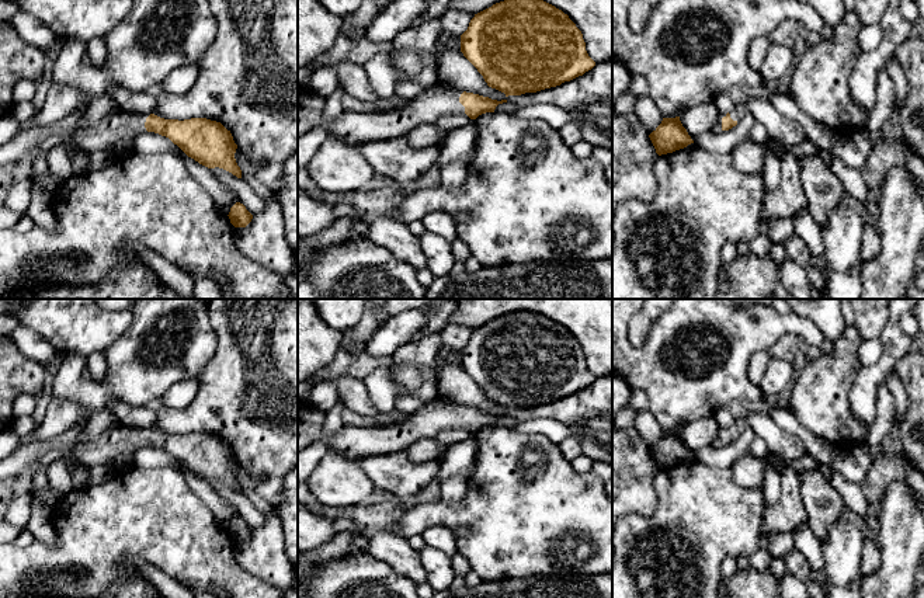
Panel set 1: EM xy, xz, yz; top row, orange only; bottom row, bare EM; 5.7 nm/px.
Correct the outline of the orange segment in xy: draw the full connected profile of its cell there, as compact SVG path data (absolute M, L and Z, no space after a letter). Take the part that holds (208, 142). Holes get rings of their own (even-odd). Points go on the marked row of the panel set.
M118 109L91 126L76 128L62 145L70 156L80 152L112 152L117 142L133 140L146 131L169 138L199 164L208 168L219 167L242 178L242 170L235 159L237 145L230 131L220 122L206 118L178 121Z

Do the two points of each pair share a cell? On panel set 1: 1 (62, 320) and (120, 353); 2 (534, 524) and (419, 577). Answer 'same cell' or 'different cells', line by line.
1: different cells
2: different cells

